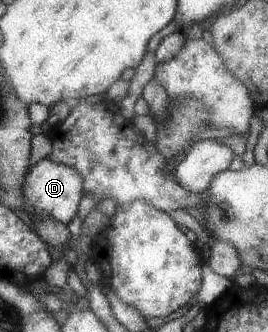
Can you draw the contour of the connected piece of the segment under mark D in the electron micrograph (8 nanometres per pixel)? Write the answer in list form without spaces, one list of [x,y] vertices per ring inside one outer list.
[[[42,159],[30,168],[24,185],[21,187],[22,197],[26,199],[24,210],[33,218],[50,217],[64,225],[68,225],[77,215],[79,204],[83,198],[83,180],[76,169],[68,165],[54,163],[50,159]]]

